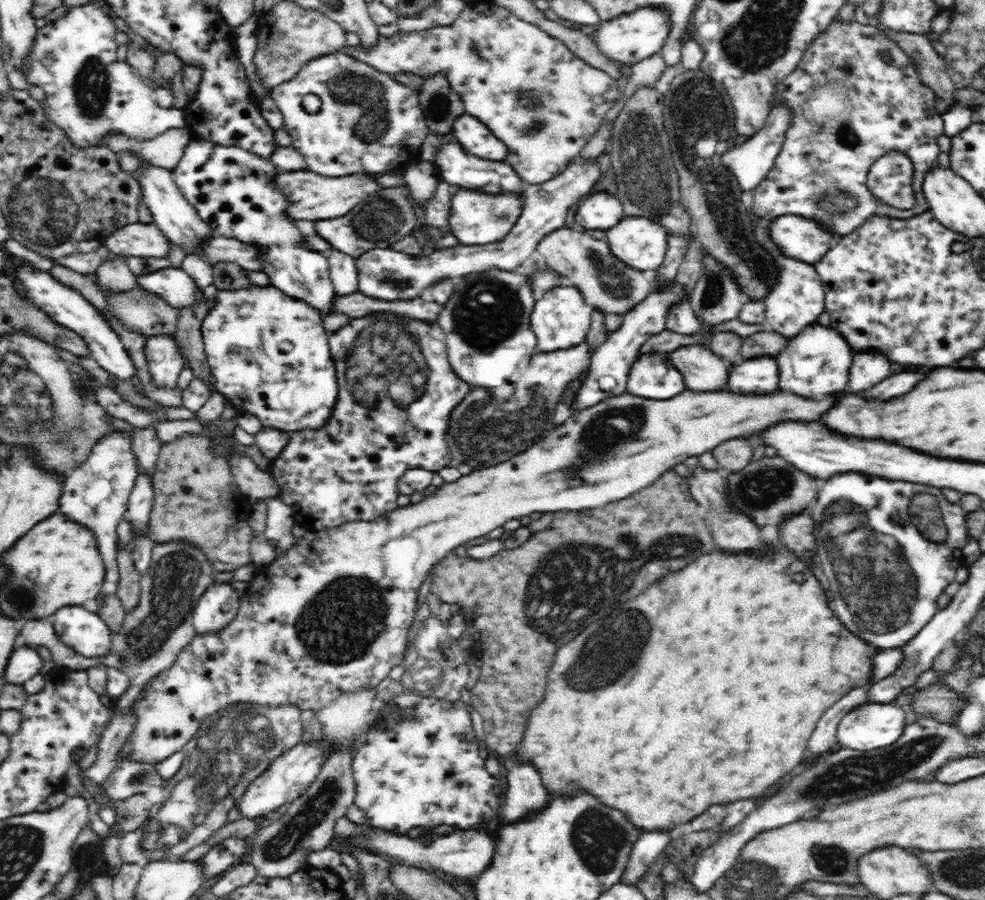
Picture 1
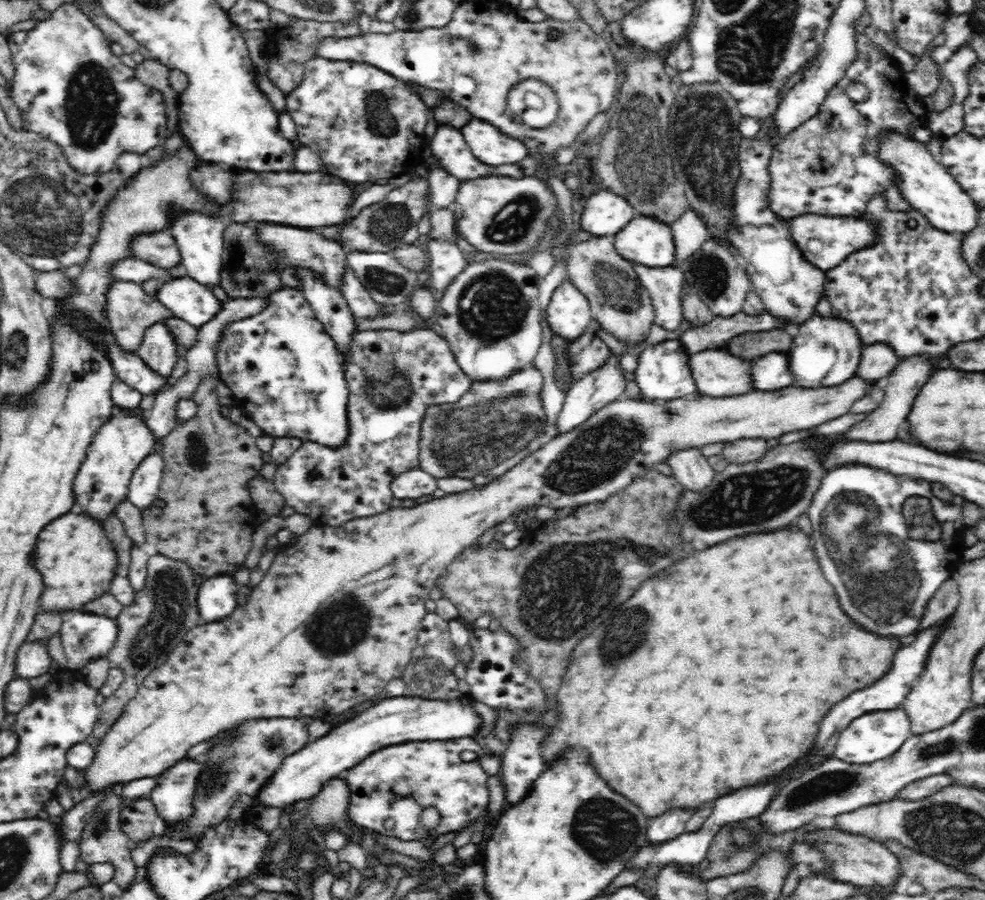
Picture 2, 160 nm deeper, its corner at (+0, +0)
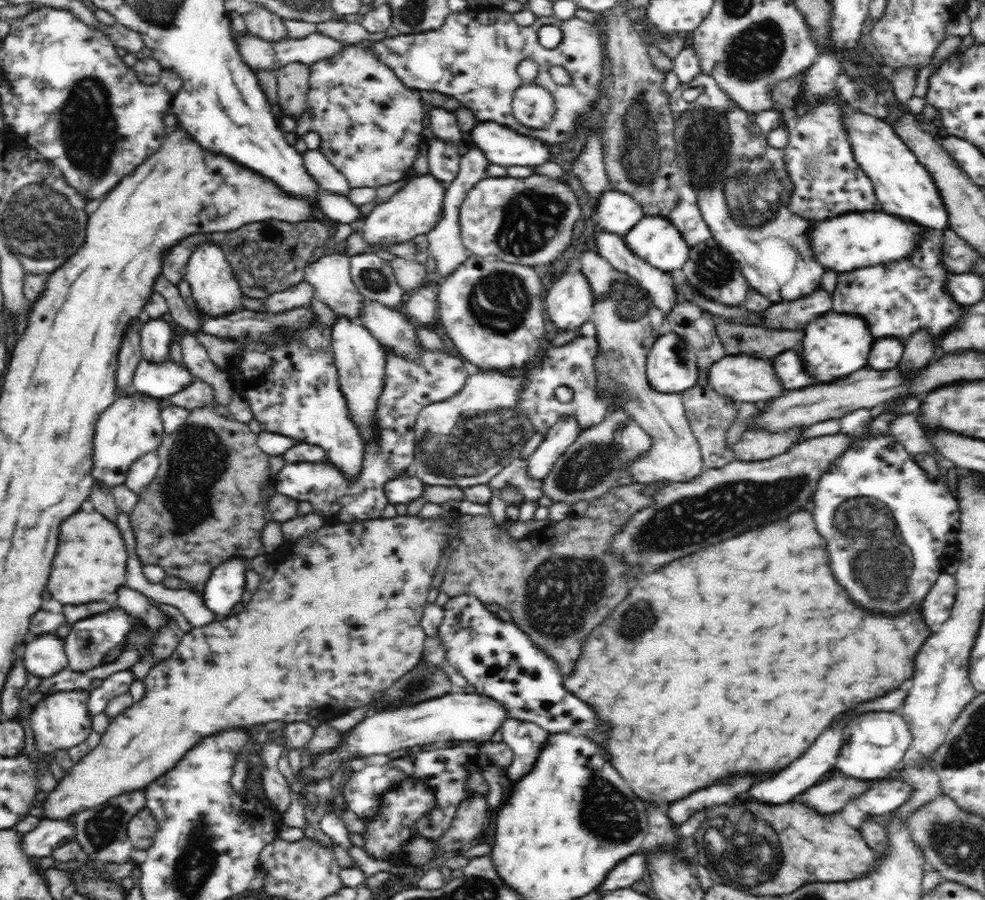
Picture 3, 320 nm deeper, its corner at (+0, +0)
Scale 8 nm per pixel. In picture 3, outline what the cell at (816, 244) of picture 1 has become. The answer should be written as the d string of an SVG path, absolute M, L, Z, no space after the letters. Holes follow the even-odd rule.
M868 211L867 213L846 213L832 218L824 218L813 222L808 230L808 245L816 261L825 269L838 273L848 273L862 266L876 266L898 262L912 254L916 240L924 236L924 226L904 221L901 217L884 211Z

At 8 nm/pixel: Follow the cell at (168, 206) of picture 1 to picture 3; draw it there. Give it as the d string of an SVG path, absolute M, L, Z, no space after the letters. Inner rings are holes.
M206 240L193 248L188 266L185 267L185 280L191 288L196 308L199 308L201 314L207 314L206 318L224 316L224 314L245 308L242 301L244 293L240 287L239 275L230 266L218 242Z

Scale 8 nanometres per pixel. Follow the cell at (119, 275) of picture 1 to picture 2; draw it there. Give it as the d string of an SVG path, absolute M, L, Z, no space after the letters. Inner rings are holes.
M114 279L114 282L108 288L108 292L106 292L104 313L107 318L106 324L115 335L116 342L124 350L131 351L132 353L140 346L147 327L156 323L162 323L162 320L168 320L168 318L173 316L172 311L160 303L156 297L146 294L140 284L117 279Z

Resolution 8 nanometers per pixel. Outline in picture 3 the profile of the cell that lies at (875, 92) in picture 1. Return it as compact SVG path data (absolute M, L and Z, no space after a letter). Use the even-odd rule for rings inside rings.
M840 76L837 80L837 88L824 101L822 106L814 106L804 116L796 115L796 118L788 118L784 124L790 128L788 144L784 151L786 171L793 182L793 191L789 201L789 209L795 215L800 215L811 222L832 216L840 216L846 213L867 213L868 211L882 211L882 205L876 198L875 190L867 172L864 172L860 164L856 163L852 154L850 141L847 139L845 124L841 119L841 110L846 107L848 111L860 111L884 120L888 116L888 110L882 104L874 106L874 90L868 90L862 82L852 82L853 78Z

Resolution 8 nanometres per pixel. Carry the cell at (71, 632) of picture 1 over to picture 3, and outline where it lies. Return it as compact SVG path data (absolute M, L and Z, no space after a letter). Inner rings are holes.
M114 605L114 610L107 610L102 614L92 615L71 624L72 632L64 638L64 649L68 657L68 668L76 672L86 672L102 664L104 656L114 650L118 644L124 643L131 630L134 618L124 609Z

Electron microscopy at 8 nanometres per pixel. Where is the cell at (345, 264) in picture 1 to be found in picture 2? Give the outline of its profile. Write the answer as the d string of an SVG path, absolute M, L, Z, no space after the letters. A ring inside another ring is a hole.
M346 266L340 282L340 292L348 301L348 306L355 318L382 318L384 316L384 307L370 296L349 266Z

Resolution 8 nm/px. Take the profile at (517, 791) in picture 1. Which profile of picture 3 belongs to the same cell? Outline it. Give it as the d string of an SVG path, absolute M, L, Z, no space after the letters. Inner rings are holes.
M510 718L504 720L499 730L502 732L502 740L514 752L514 762L506 772L508 772L508 778L516 782L518 778L522 778L534 768L536 758L544 748L550 733L536 723Z

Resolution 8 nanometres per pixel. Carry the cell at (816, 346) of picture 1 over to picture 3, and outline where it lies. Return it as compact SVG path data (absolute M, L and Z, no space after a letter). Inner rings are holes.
M828 311L808 323L803 331L802 356L808 362L805 371L814 374L816 380L832 382L868 364L868 352L875 338L869 332L868 323L860 315Z

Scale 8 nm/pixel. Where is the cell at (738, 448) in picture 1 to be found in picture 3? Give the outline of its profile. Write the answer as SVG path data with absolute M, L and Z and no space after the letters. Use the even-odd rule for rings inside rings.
M746 430L738 442L731 445L736 460L754 462L784 454L788 446L800 442L800 430L788 430L788 434L768 434L768 430Z

